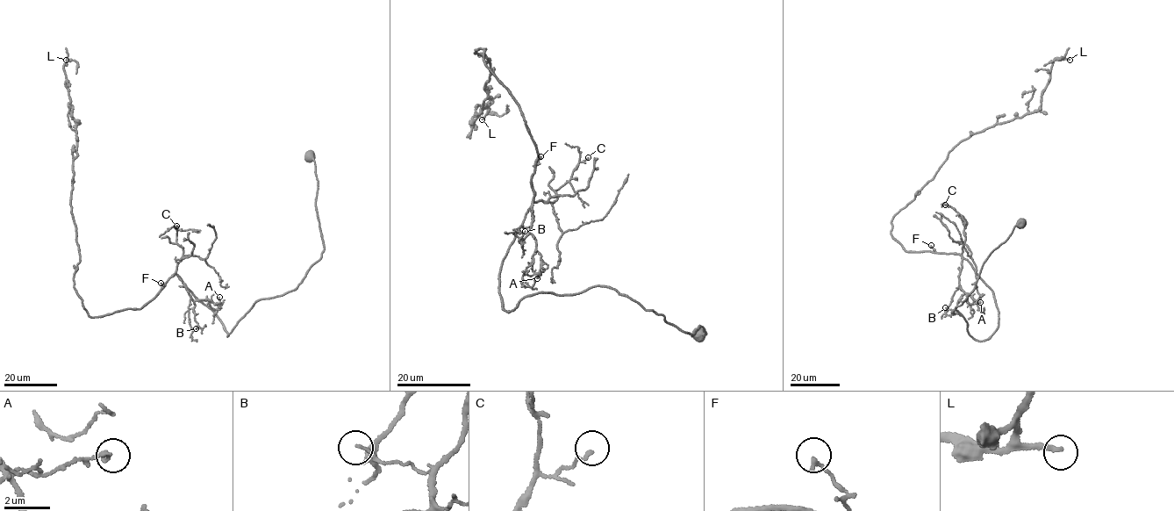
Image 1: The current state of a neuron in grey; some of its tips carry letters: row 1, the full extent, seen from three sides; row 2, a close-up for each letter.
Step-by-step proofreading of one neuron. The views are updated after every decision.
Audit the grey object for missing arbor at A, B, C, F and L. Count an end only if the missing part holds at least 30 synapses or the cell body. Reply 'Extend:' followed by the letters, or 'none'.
Extend: none

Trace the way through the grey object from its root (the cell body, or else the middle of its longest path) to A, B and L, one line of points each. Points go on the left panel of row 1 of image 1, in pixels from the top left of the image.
A: (310, 155), (320, 259), (295, 289), (255, 302), (226, 336), (177, 276), (193, 301), (217, 305), (219, 297)
B: (310, 155), (320, 259), (295, 289), (255, 302), (226, 336), (177, 275), (195, 305), (196, 328)
L: (310, 155), (324, 249), (295, 289), (226, 336), (175, 274), (139, 309), (92, 317), (74, 286), (66, 60)

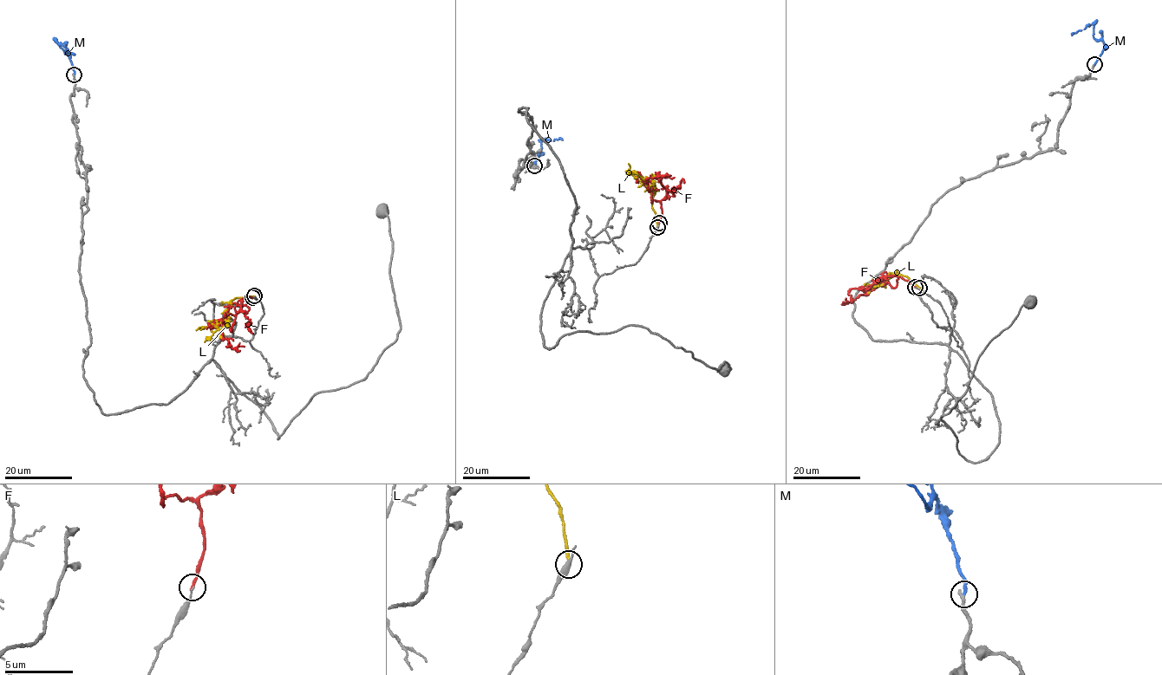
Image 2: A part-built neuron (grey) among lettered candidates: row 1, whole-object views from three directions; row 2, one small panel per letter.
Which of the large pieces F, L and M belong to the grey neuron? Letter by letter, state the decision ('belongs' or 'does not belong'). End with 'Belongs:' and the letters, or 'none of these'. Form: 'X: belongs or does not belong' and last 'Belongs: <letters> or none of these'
F: does not belong
L: does not belong
M: belongs
Belongs: M

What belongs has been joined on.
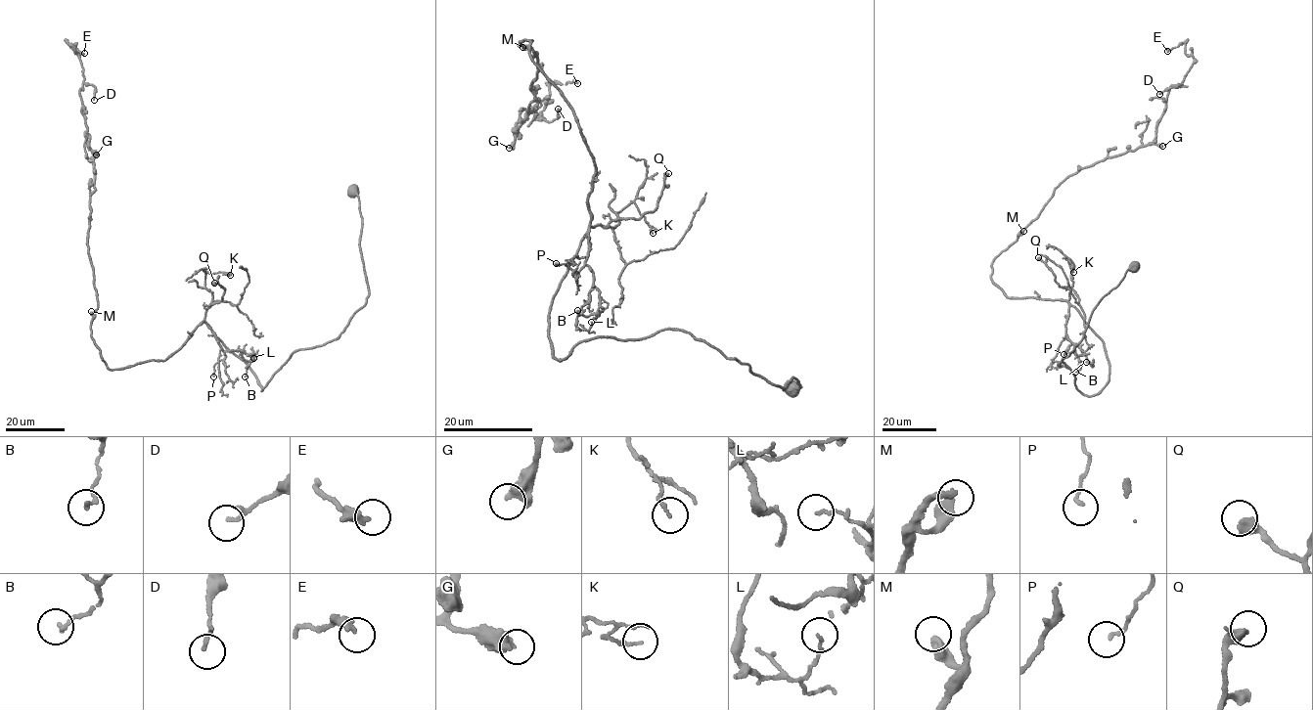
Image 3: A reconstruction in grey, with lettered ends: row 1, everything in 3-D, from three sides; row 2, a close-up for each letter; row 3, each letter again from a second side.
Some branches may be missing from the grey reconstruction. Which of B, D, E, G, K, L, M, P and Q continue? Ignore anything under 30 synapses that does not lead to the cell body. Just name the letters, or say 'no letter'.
no letter

